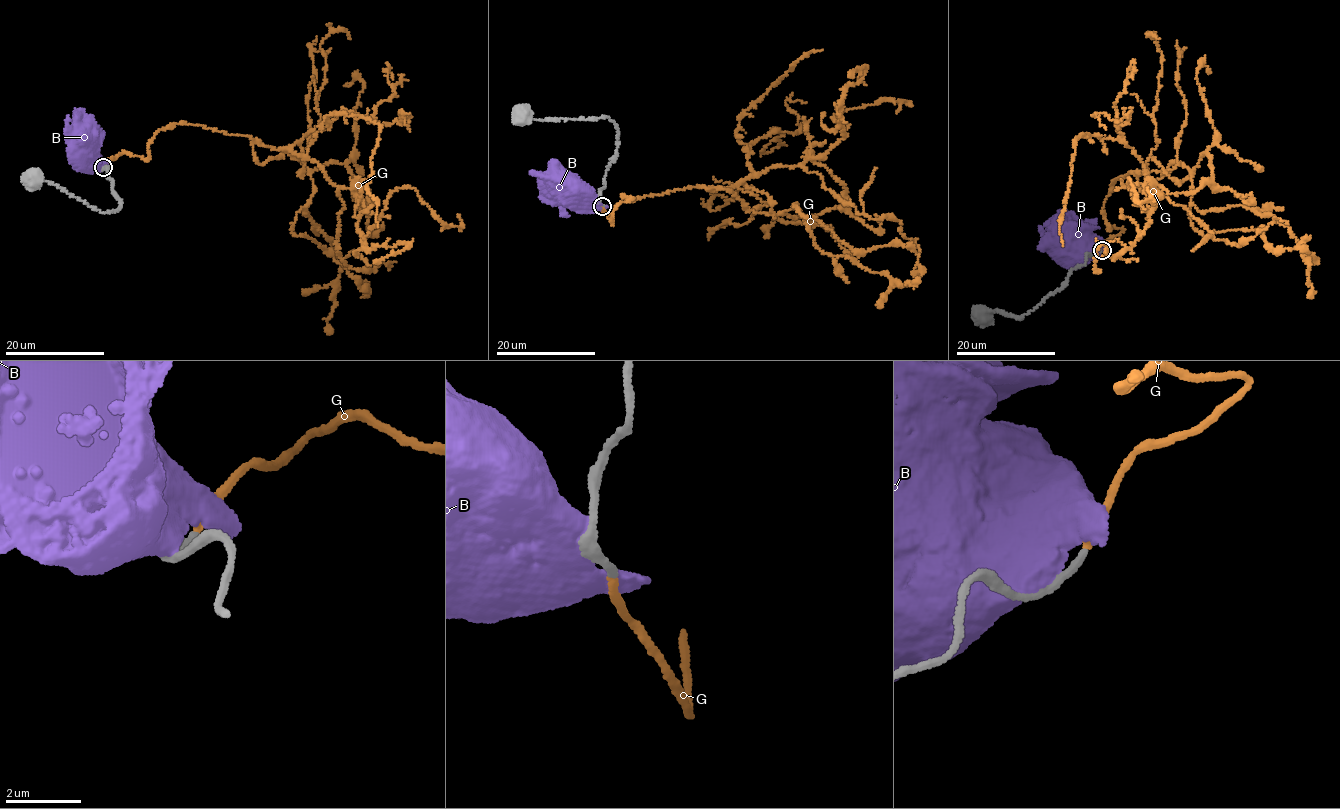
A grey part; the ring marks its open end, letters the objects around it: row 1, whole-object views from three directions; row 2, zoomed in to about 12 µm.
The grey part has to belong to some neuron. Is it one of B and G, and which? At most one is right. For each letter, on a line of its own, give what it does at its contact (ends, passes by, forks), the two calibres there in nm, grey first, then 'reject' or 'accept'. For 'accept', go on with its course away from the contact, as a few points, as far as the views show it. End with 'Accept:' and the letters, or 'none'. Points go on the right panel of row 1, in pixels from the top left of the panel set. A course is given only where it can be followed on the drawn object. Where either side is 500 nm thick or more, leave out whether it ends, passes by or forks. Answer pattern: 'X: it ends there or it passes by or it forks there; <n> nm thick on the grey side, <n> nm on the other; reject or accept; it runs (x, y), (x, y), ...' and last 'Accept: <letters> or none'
B: it passes by; 190 nm thick on the grey side, 480 nm on the other; reject
G: it ends there; 190 nm thick on the grey side, 160 nm on the other; accept; it runs (1102, 250), (1112, 183), (1176, 162), (1205, 236), (1311, 236)
Accept: G

